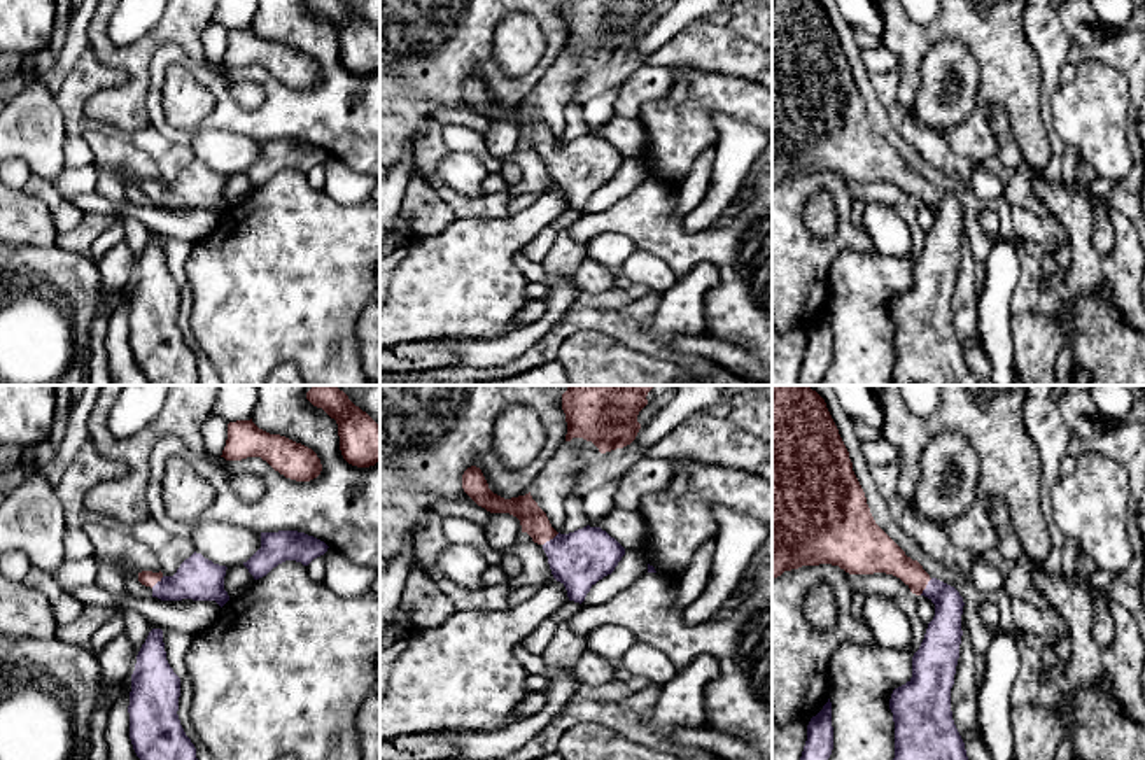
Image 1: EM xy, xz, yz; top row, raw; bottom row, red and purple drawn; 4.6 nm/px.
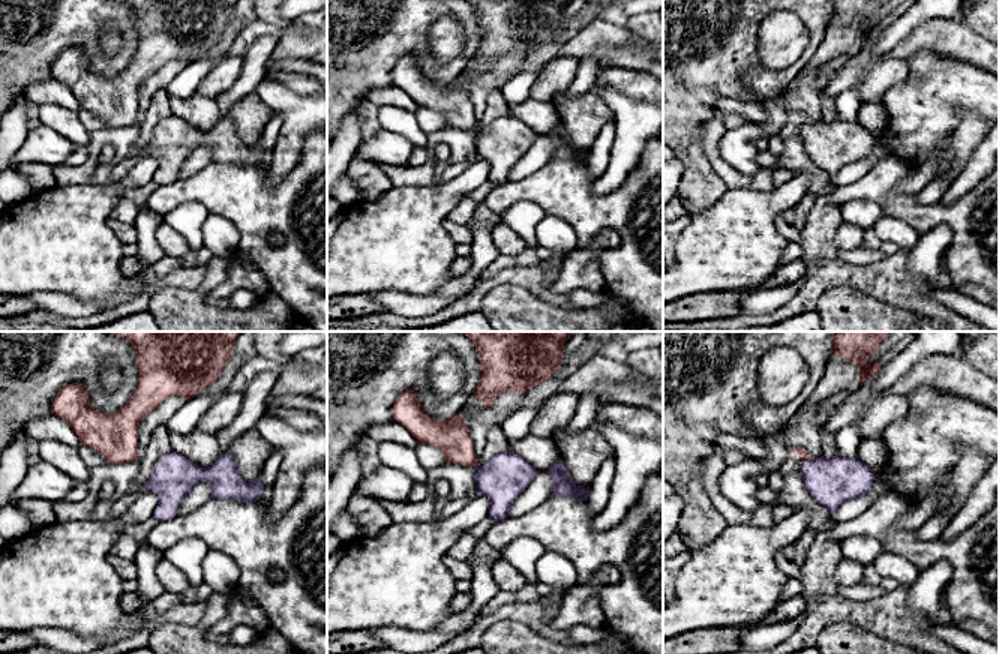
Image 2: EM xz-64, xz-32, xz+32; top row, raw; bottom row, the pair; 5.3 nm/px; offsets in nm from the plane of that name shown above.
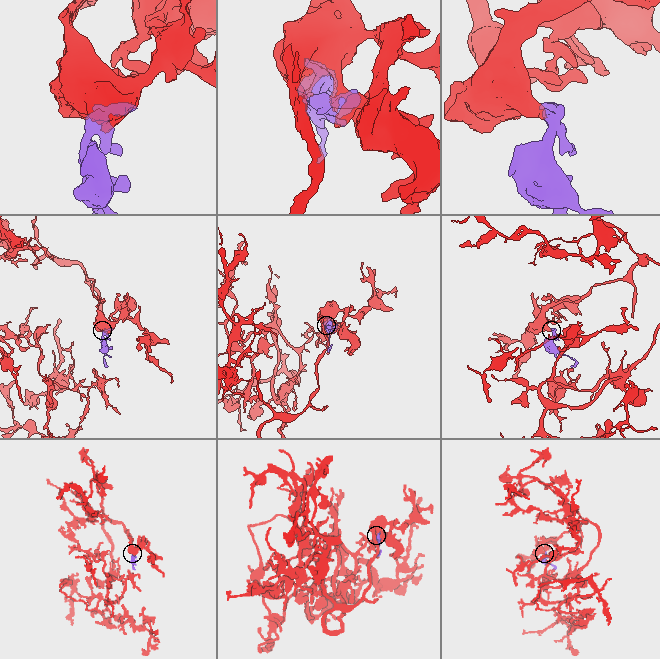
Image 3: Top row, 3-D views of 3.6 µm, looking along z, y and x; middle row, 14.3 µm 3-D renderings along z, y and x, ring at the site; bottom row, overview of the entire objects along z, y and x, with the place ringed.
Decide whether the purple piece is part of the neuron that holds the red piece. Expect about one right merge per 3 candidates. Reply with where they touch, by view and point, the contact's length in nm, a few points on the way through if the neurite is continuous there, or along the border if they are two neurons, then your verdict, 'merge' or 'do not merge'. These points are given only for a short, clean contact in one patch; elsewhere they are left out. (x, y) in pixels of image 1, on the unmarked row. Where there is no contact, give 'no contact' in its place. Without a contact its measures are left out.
contact yz (925, 195); length 100 nm; way yz (881, 163), (906, 175), (925, 195), (942, 211), (942, 246); merge

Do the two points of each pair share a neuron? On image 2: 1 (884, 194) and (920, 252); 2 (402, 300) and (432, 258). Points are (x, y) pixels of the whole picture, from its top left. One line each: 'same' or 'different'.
1: different
2: different

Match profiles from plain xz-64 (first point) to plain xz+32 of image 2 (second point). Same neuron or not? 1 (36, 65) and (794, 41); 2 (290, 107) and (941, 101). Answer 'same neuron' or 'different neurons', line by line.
1: different neurons
2: different neurons

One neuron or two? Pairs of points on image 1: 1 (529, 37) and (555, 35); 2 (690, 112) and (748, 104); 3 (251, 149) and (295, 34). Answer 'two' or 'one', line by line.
1: two
2: one
3: two

